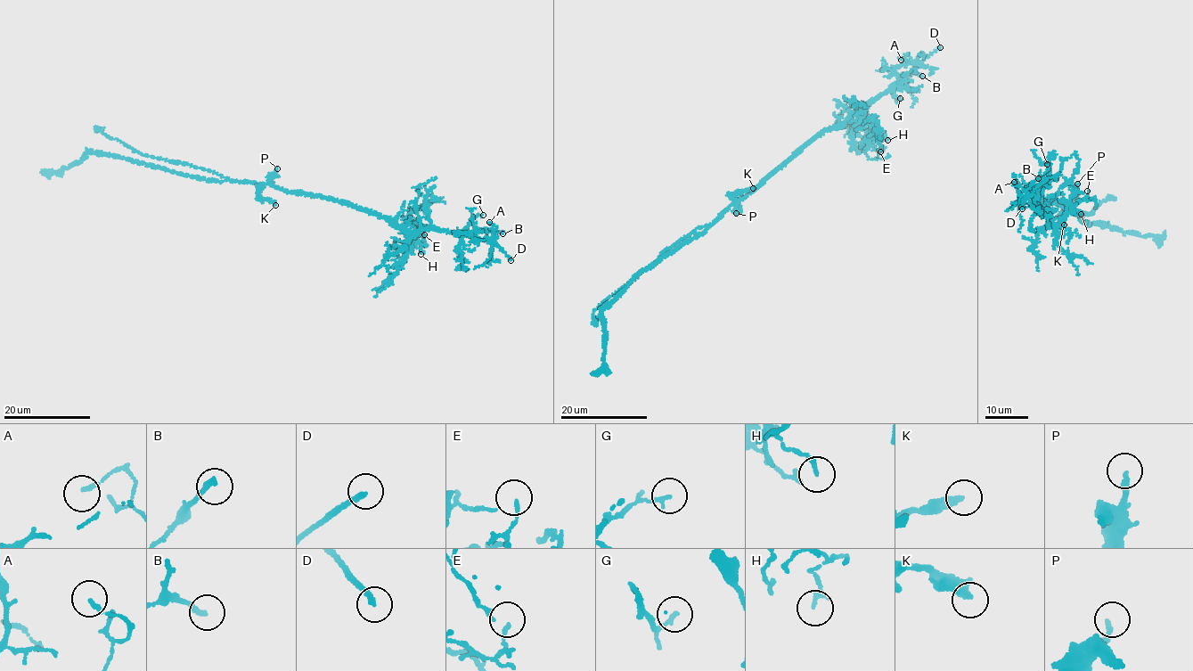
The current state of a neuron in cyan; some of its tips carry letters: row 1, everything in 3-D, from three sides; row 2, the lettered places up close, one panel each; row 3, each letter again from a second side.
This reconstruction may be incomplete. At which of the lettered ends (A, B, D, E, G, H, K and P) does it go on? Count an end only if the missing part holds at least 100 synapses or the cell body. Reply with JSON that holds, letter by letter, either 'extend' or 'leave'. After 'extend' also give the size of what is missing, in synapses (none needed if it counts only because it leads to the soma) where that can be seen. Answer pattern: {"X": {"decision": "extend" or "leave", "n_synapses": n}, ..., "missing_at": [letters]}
{"A": {"decision": "leave"}, "B": {"decision": "leave"}, "D": {"decision": "extend"}, "E": {"decision": "leave"}, "G": {"decision": "leave"}, "H": {"decision": "leave"}, "K": {"decision": "leave"}, "P": {"decision": "leave"}, "missing_at": ["D"]}

